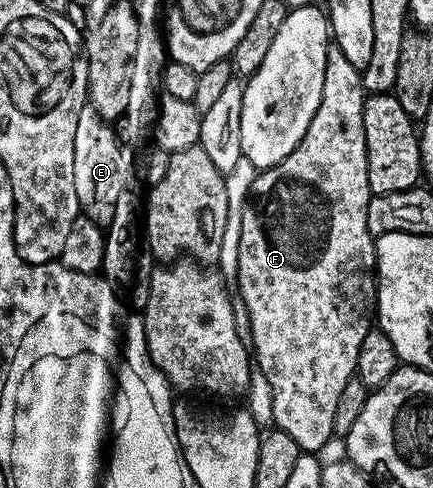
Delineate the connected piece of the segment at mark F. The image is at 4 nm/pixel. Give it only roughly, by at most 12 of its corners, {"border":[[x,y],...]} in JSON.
{"border":[[326,51],[236,288],[274,425],[335,436],[378,303],[364,90]]}

